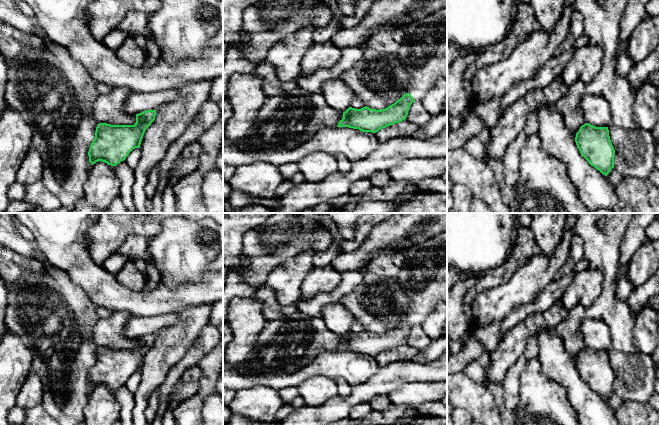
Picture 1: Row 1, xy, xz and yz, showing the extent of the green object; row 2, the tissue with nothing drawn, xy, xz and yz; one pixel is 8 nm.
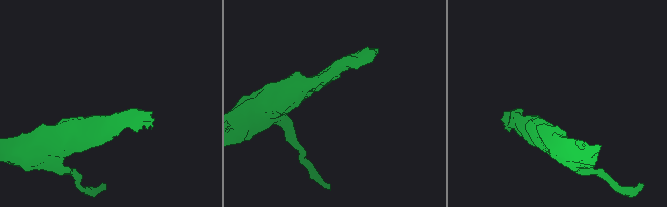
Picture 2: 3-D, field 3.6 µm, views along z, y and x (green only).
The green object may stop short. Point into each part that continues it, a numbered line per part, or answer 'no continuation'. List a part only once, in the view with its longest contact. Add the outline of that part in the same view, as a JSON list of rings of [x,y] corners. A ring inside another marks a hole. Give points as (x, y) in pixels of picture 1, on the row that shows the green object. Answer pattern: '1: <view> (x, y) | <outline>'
1: xz (423, 53) | [[[447,7],[411,22],[403,31],[405,39],[396,56],[411,75],[406,93],[422,101],[440,78],[447,78]]]

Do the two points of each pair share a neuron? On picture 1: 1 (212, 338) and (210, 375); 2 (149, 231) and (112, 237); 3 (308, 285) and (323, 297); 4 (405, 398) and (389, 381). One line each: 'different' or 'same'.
1: different
2: same
3: different
4: different

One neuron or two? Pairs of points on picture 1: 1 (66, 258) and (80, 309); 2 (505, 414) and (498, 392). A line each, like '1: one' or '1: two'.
1: two
2: one

